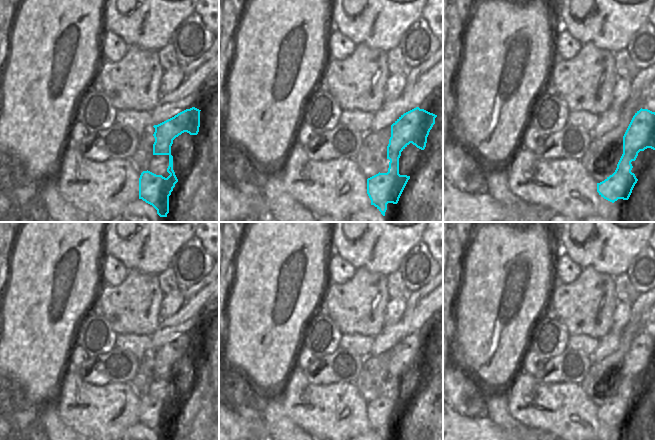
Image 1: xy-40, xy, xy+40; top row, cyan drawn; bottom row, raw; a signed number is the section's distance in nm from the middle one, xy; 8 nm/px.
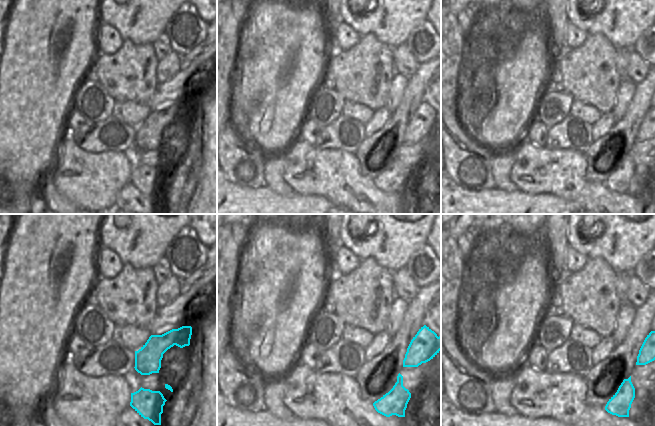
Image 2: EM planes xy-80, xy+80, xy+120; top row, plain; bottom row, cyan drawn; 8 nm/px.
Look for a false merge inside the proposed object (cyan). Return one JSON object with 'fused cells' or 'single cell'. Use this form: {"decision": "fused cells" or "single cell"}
{"decision": "fused cells"}

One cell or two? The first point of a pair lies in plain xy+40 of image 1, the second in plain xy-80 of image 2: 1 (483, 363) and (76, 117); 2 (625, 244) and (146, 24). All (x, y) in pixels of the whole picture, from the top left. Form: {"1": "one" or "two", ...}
{"1": "two", "2": "one"}

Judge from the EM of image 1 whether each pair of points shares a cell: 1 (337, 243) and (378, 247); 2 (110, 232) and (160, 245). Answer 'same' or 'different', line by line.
1: same
2: same

